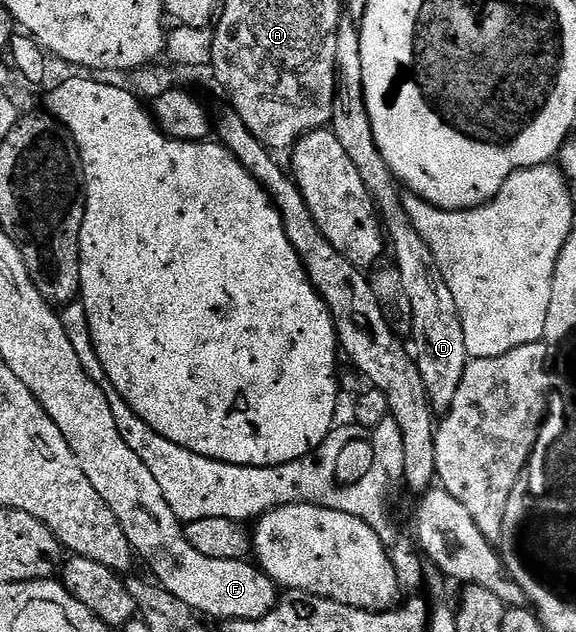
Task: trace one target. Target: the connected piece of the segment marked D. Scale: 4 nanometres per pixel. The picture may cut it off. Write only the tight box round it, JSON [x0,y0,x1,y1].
[330,21,469,417]

